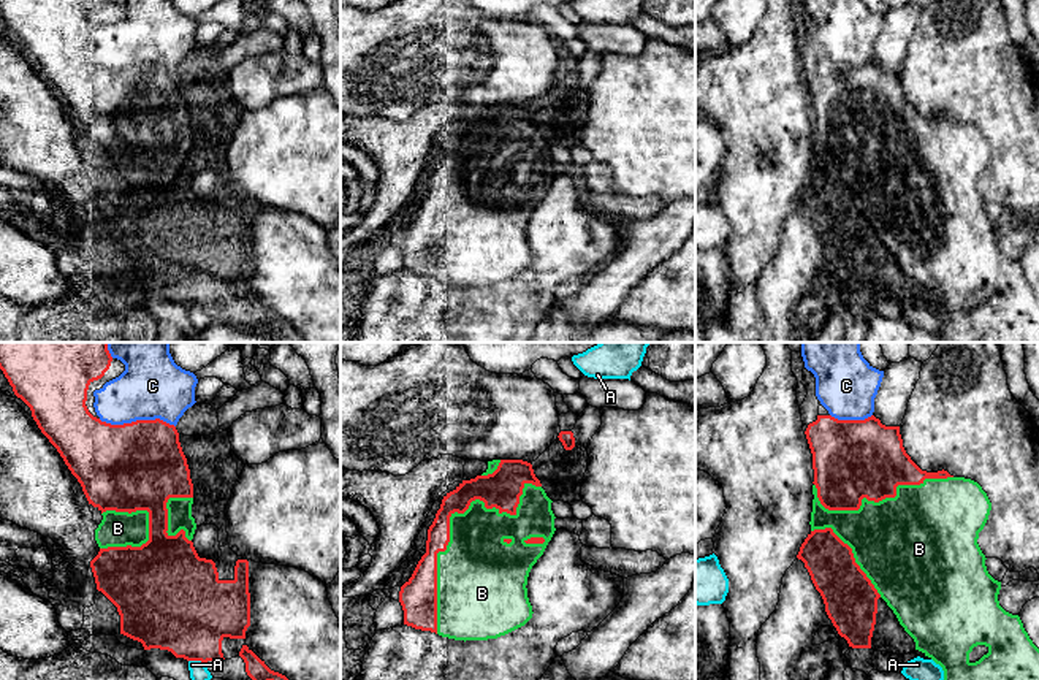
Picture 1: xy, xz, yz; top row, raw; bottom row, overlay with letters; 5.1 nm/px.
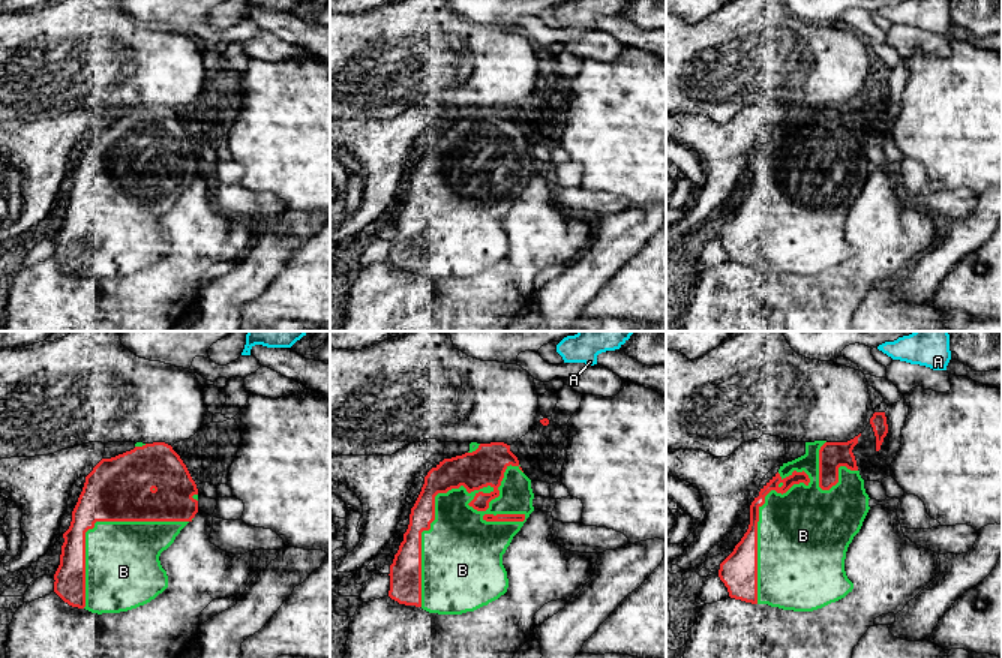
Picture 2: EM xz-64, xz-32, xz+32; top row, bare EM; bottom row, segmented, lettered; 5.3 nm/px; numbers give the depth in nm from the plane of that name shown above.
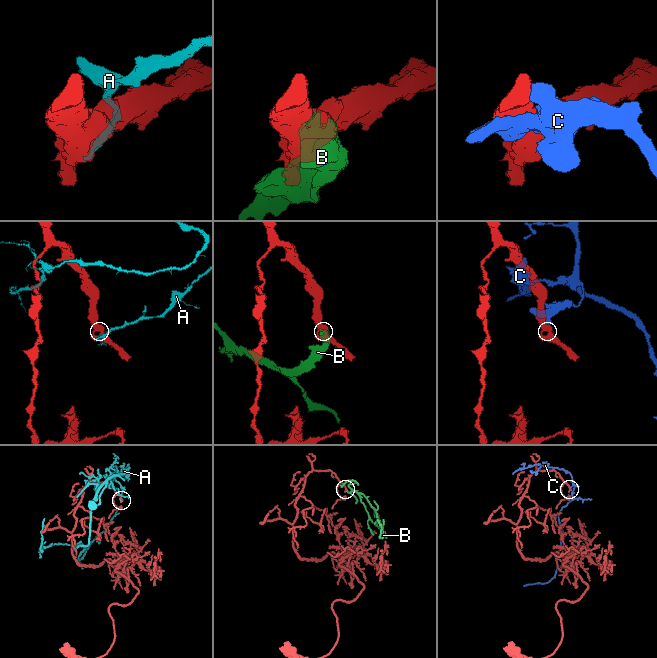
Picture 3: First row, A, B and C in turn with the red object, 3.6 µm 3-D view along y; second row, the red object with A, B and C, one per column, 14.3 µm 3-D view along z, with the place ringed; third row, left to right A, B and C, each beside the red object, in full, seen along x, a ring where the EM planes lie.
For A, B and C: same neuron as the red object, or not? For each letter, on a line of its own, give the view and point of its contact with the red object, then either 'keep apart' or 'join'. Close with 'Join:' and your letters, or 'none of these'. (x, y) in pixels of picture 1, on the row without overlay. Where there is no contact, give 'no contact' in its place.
A: meets red in xy at (197, 305); keep apart
B: meets red in xz at (449, 167); join
C: meets red in xy at (137, 65); keep apart
Join: B

